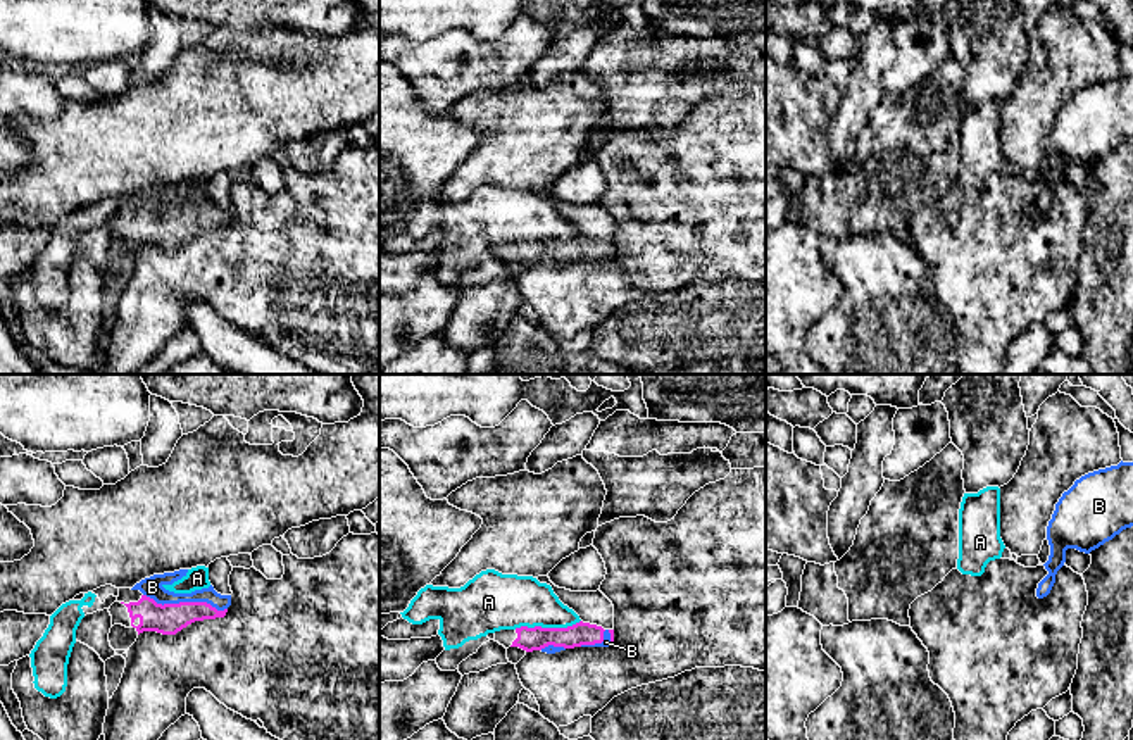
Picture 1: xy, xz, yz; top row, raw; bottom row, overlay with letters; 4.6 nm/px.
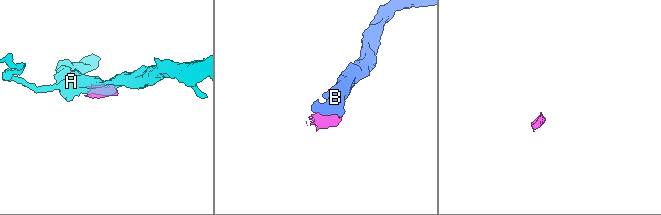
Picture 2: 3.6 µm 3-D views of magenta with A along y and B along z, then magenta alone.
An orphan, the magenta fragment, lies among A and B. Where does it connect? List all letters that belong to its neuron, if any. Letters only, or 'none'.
B

